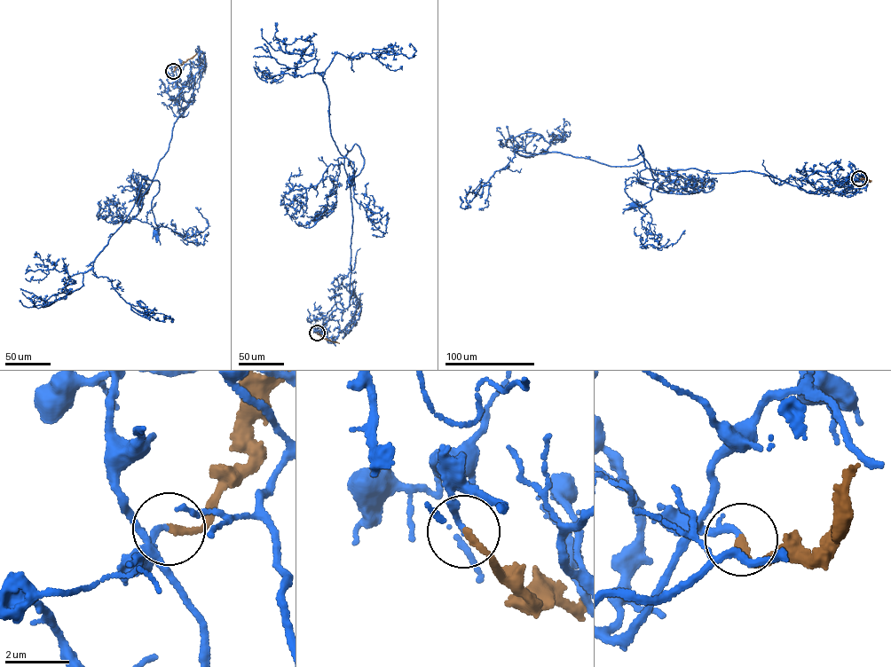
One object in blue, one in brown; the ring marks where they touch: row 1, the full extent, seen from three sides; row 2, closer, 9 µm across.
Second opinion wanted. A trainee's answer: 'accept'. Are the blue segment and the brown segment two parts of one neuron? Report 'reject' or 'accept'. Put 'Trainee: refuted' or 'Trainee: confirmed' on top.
Trainee: confirmed
accept

